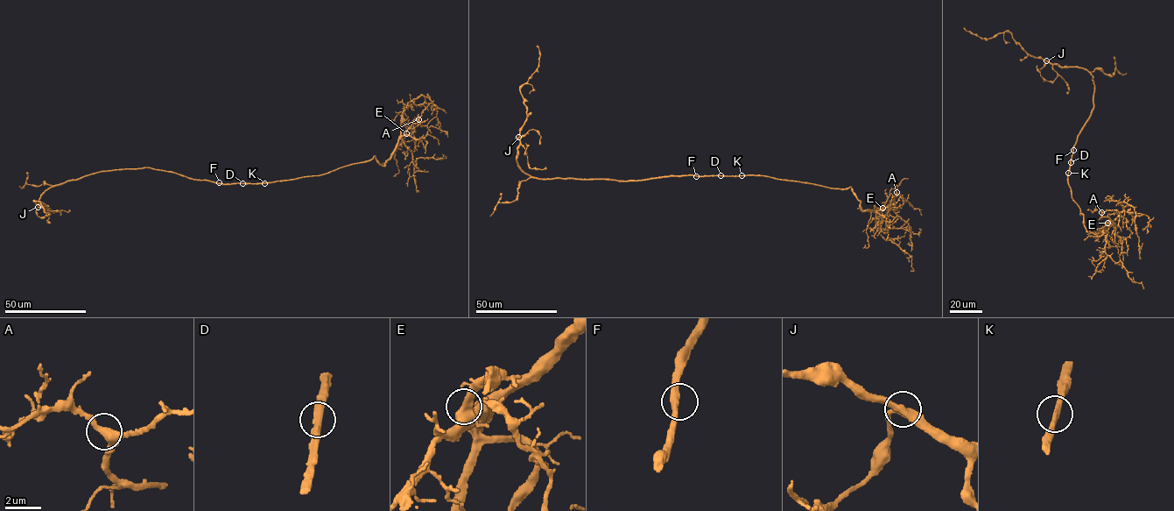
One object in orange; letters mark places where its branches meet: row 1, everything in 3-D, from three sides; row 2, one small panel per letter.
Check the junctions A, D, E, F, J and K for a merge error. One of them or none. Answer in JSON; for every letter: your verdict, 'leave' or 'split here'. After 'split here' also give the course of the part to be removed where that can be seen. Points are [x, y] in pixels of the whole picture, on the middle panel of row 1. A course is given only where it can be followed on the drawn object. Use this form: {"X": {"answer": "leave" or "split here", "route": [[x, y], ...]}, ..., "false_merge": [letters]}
{"A": {"answer": "leave"}, "D": {"answer": "leave"}, "E": {"answer": "leave"}, "F": {"answer": "leave"}, "J": {"answer": "leave"}, "K": {"answer": "leave"}, "false_merge": []}

